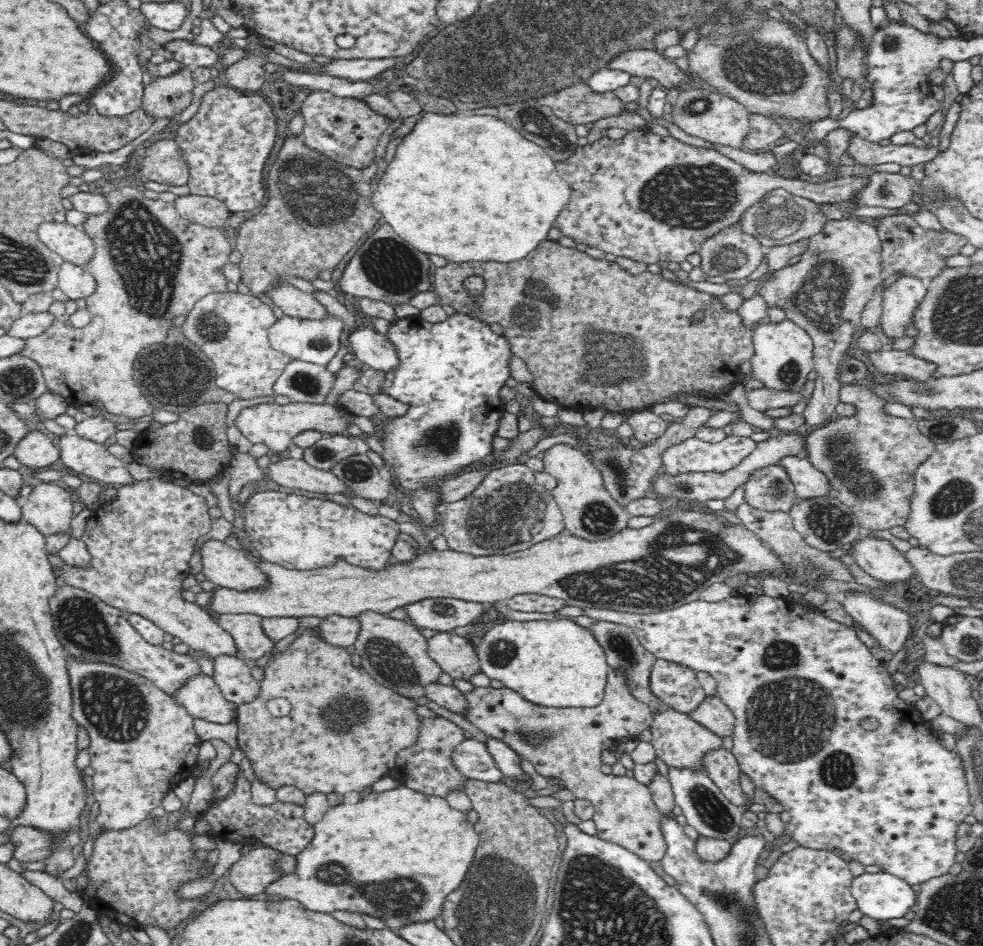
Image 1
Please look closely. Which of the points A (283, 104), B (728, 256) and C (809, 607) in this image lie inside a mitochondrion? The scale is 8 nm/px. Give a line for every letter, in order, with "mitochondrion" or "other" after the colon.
A: other
B: mitochondrion
C: other

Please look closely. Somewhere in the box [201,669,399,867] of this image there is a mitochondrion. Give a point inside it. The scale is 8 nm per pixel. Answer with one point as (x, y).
(343, 717)

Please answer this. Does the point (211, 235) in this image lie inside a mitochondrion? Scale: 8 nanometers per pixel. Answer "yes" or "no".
no

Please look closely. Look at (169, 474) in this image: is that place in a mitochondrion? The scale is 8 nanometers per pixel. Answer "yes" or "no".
no

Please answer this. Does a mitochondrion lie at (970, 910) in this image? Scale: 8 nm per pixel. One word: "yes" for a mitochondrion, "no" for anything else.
yes

